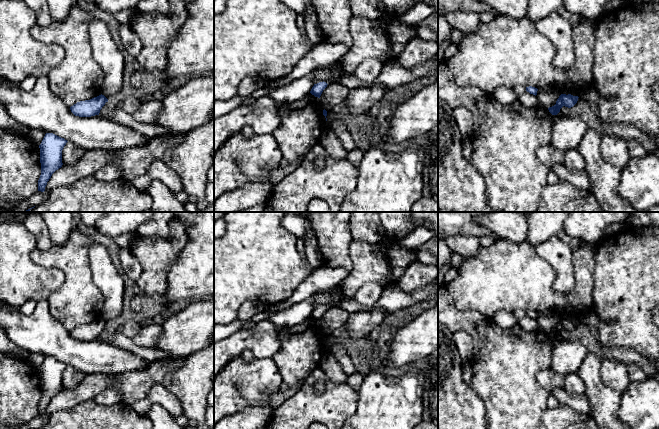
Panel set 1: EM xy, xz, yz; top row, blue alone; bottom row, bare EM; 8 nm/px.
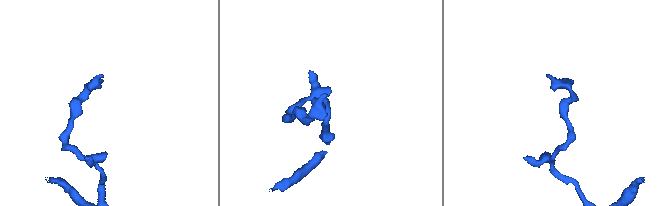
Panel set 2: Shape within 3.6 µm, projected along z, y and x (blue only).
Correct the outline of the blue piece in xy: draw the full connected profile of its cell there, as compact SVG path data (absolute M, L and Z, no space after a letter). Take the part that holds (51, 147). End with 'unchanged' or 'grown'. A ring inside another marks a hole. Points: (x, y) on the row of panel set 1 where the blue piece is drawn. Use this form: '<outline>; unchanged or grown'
M46 133L40 148L41 175L38 191L44 192L52 174L62 167L62 150L68 141L53 133Z; unchanged

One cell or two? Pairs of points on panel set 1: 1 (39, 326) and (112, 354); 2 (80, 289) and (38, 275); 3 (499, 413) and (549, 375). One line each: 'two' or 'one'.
1: one
2: two
3: two

